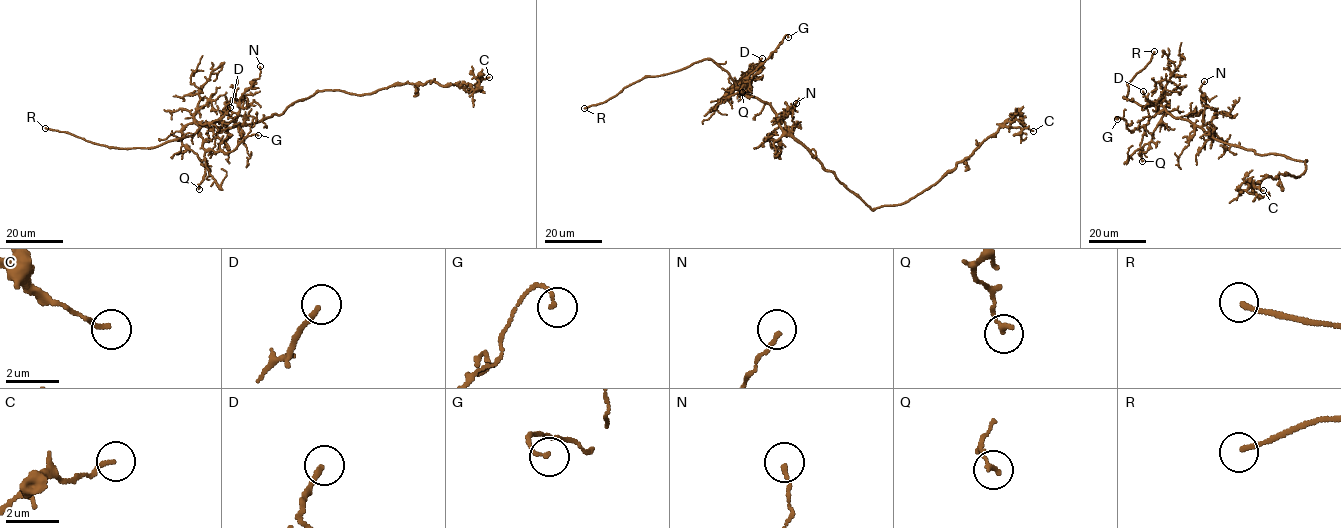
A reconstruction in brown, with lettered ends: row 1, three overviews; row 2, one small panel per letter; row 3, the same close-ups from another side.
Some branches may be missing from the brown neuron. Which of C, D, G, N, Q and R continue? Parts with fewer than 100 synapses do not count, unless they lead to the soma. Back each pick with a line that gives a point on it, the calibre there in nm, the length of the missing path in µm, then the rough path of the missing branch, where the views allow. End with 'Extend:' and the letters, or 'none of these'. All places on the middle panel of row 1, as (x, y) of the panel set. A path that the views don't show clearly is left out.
R: at (584, 108); 180 nm thick; about 8 µm are missing; missing branch runs (584, 108), (565, 108)
Extend: R

